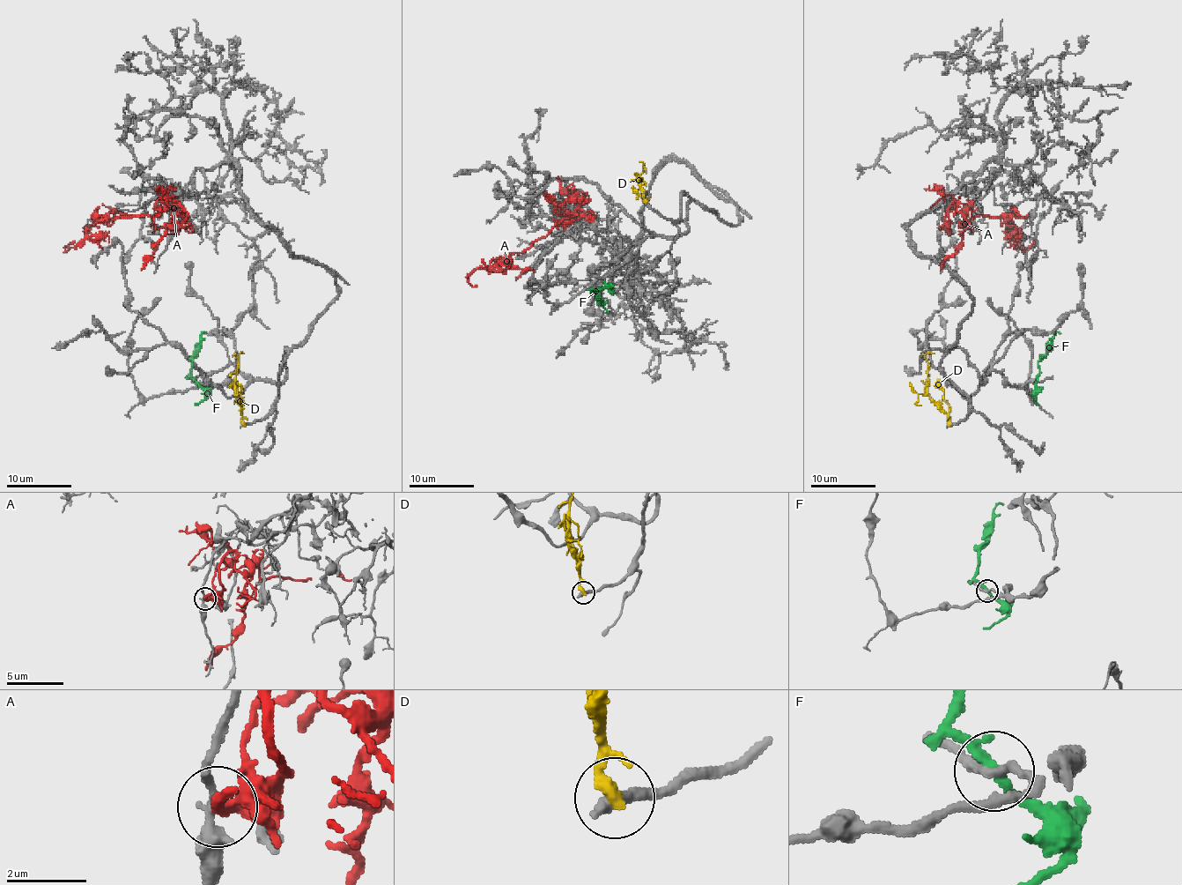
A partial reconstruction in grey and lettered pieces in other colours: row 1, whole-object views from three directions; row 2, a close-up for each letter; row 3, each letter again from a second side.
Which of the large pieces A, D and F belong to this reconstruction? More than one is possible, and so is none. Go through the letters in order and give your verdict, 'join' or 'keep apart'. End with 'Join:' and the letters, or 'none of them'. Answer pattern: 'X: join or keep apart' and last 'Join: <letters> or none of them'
A: keep apart
D: keep apart
F: keep apart
Join: none of them

